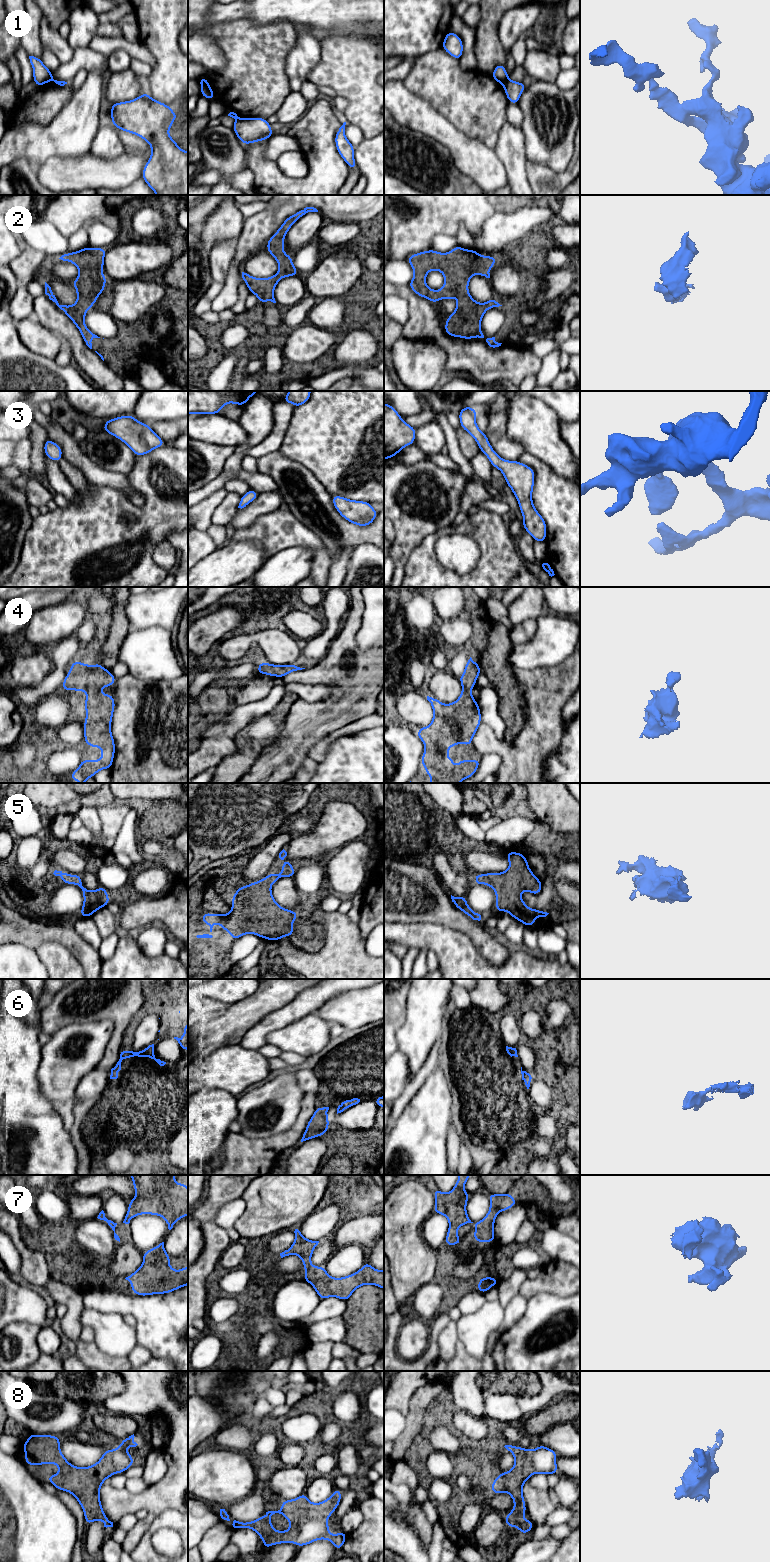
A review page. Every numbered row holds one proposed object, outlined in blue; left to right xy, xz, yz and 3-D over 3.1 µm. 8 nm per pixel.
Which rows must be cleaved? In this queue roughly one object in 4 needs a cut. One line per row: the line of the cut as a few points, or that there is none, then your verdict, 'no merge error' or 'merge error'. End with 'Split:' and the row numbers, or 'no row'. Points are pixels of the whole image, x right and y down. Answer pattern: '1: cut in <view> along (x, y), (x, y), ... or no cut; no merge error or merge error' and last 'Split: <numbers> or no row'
1: cut in yz along (507, 78), (502, 83); merge error
2: no cut; no merge error
3: no cut; no merge error
4: no cut; no merge error
5: no cut; no merge error
6: no cut; no merge error
7: no cut; no merge error
8: no cut; no merge error
Split: 1

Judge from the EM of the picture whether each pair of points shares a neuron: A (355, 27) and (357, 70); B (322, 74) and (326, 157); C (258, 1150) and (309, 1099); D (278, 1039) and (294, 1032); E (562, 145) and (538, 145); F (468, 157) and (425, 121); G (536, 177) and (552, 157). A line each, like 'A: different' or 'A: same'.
A: different
B: different
C: same
D: same
E: same
F: same
G: different

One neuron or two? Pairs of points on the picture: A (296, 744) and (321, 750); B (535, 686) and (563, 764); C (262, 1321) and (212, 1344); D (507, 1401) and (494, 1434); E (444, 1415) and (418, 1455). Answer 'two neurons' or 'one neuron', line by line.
A: two neurons
B: two neurons
C: one neuron
D: two neurons
E: one neuron

